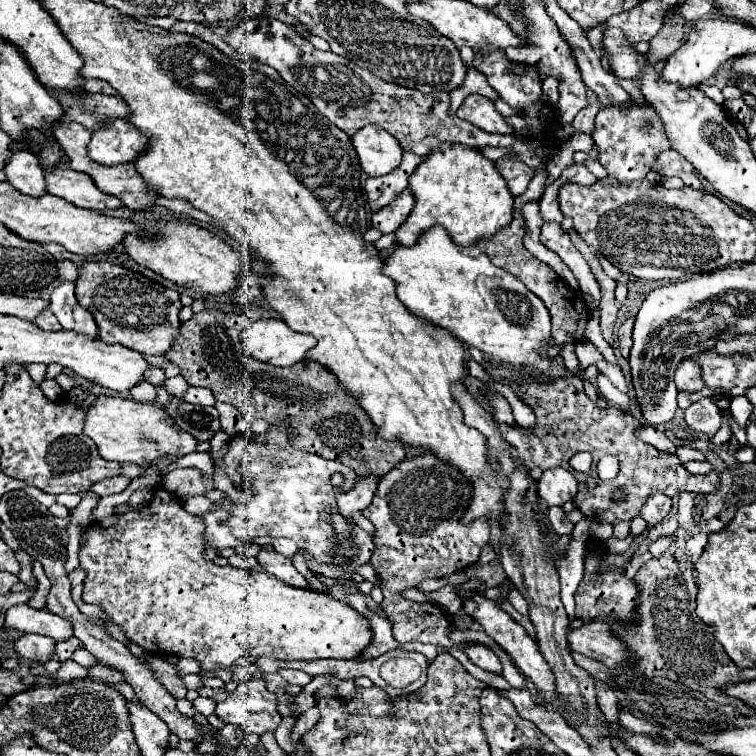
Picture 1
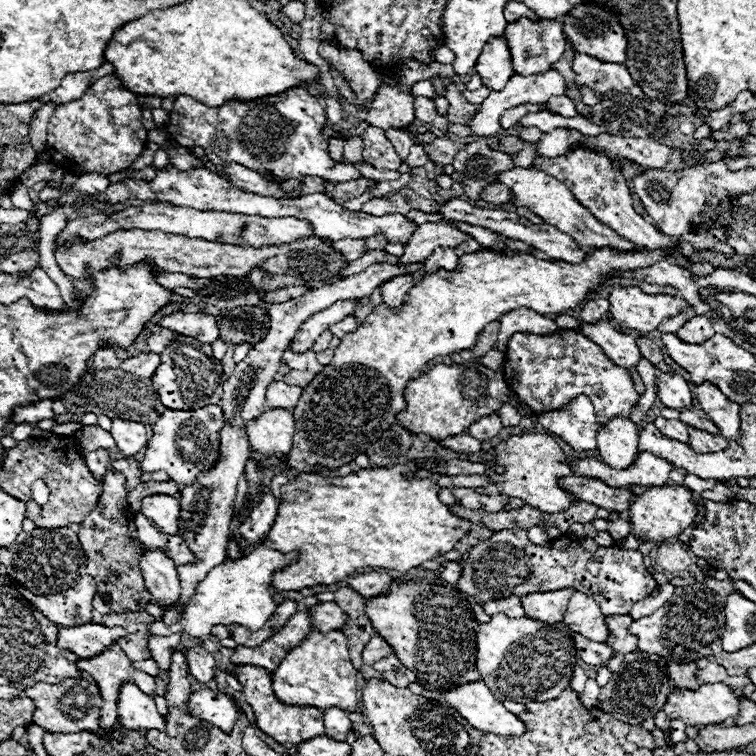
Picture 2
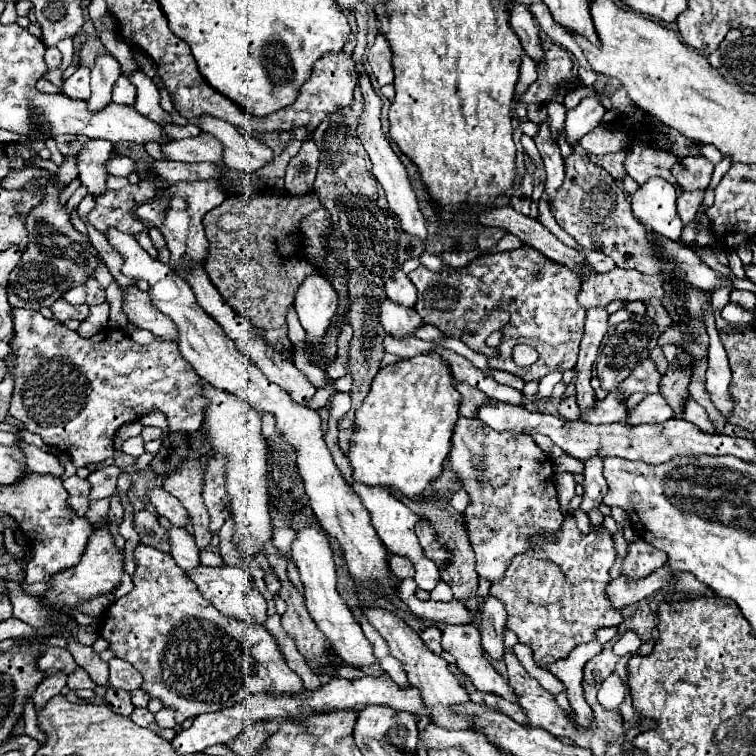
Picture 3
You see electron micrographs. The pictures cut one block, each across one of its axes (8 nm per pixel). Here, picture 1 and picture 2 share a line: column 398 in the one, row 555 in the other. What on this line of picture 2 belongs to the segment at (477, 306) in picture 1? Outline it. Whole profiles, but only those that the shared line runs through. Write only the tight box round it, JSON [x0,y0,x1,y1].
[150,546,298,640]

